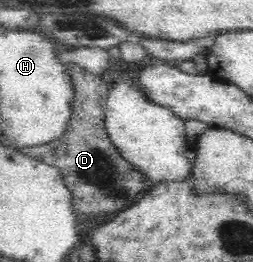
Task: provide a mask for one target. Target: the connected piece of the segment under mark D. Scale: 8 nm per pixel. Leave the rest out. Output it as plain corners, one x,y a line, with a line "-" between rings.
70,64
70,74
76,94
72,103
72,118
66,132
57,141
22,148
22,152
60,169
67,188
73,195
75,213
119,213
121,209
127,209
135,201
139,201
141,191
148,190
153,184
144,173
132,167
109,139
105,125
106,103
110,92
107,83
77,64

